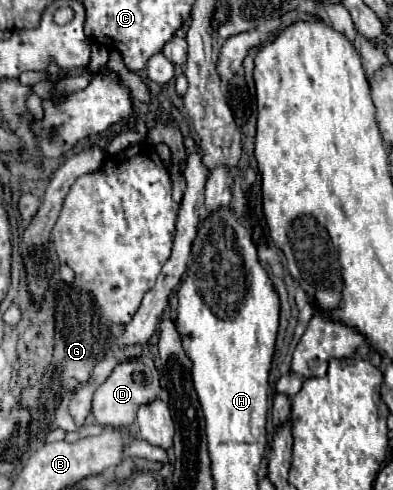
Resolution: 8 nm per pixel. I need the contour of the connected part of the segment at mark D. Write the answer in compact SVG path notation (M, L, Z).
M139 356L137 362L121 362L113 374L97 388L93 396L93 416L97 424L111 428L129 428L135 422L135 414L141 406L151 404L159 398L159 374L153 366L153 360L147 356Z

